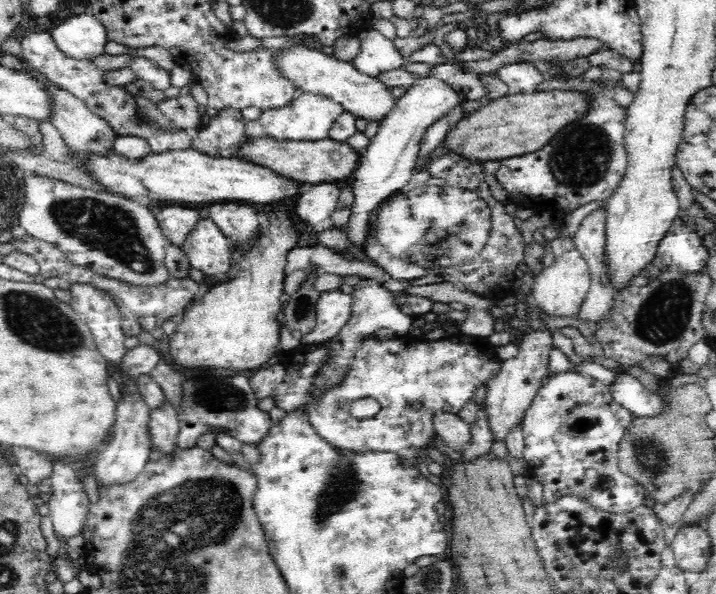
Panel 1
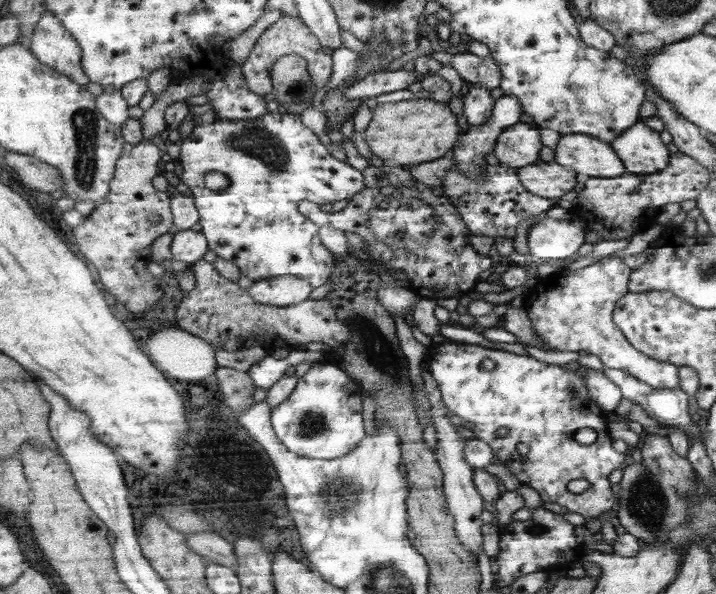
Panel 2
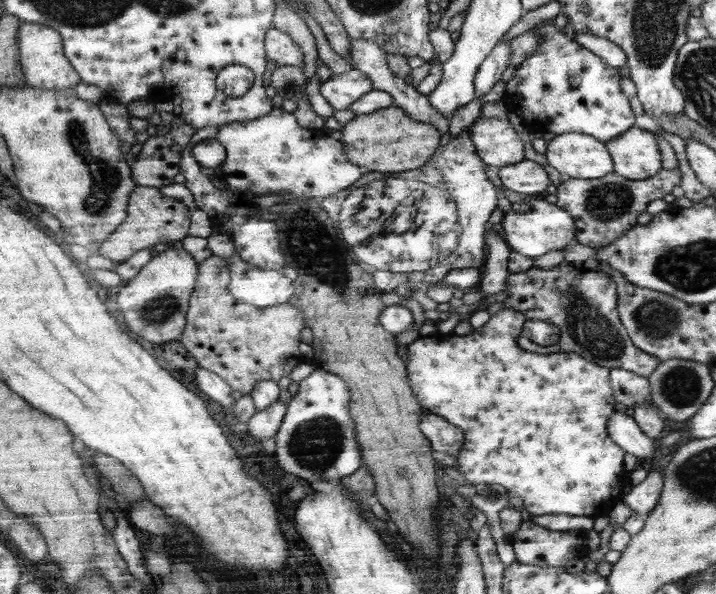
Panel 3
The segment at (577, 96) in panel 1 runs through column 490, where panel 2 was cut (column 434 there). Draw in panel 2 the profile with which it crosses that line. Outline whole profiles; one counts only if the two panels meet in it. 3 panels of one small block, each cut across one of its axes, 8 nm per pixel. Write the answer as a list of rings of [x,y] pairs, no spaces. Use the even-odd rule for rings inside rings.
[[[426,95],[407,101],[378,104],[372,112],[372,120],[363,132],[364,140],[372,153],[394,166],[416,166],[438,160],[452,150],[461,135],[456,114],[448,108],[448,104],[436,102]]]

